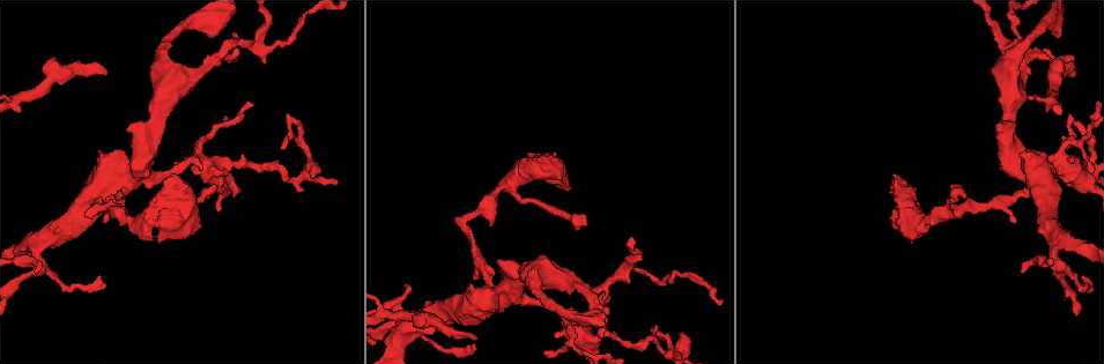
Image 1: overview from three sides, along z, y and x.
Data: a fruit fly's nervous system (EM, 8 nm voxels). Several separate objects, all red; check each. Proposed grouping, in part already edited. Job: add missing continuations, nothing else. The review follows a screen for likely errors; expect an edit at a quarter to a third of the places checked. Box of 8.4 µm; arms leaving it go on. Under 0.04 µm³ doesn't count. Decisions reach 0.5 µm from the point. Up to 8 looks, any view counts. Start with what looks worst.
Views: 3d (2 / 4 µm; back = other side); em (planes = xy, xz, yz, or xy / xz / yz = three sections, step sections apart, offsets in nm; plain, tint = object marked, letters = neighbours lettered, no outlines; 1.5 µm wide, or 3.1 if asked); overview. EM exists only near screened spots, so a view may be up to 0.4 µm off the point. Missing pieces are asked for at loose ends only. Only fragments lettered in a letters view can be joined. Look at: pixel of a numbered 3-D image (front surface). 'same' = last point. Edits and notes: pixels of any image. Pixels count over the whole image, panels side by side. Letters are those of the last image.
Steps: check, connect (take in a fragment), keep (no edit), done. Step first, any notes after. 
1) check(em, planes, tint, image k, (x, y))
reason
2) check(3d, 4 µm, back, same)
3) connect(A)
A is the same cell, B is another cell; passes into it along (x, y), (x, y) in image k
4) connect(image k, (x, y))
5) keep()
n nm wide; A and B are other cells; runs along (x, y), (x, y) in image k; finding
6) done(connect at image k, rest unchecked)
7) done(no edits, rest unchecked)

check(em, yz, step 4, letters, image 1, (1076, 71))

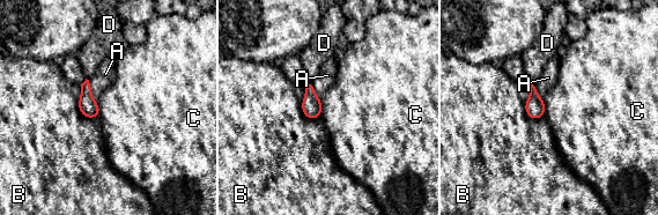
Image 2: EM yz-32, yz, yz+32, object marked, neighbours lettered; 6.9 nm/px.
connect(A)
A is the same cell, B, C and D are other cells; passes into it along (87, 105), (90, 93), (105, 74) in image 2; it goes on there

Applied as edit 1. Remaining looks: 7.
check(overview)

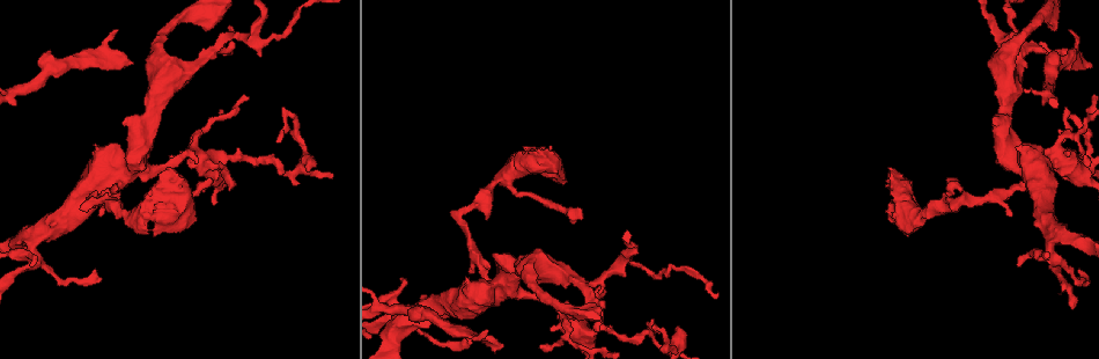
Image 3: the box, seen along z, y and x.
check(em, xz, step 8, tint, image 3, (101, 277))
free end

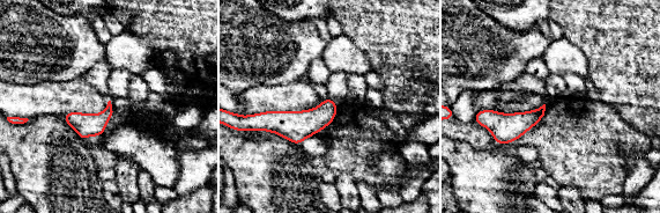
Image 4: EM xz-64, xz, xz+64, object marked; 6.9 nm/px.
check(em, yz, step 4, letters, same)

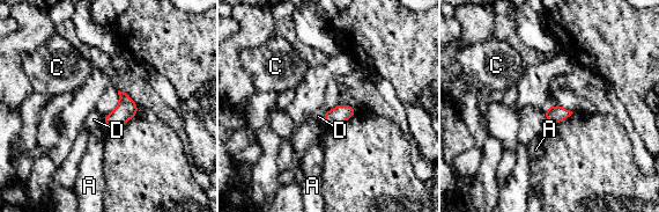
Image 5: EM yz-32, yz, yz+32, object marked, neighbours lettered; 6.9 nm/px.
keep()
A, C and D are other cells; no lettered fragment goes on from it

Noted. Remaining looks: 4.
check(3d, 4 µm, image 3, (31, 264))
an open end

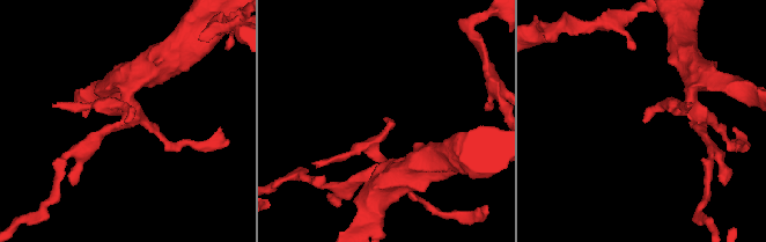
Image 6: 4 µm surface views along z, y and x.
check(em, planes, letters, image 6, (644, 121))
shape alone is not enough

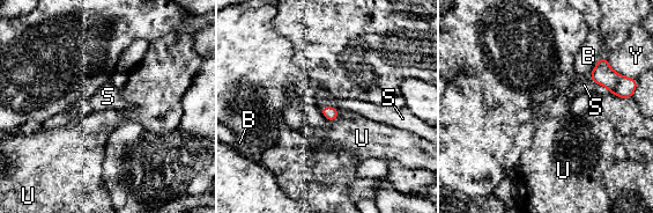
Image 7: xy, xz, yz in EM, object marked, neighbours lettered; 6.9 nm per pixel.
keep()
100 nm wide; B, S, U and Y are other cells; border along (588, 78), (596, 83) in image 7; no lettered fragment goes on from it

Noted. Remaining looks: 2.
done(connect at image 2, rest unchecked)

